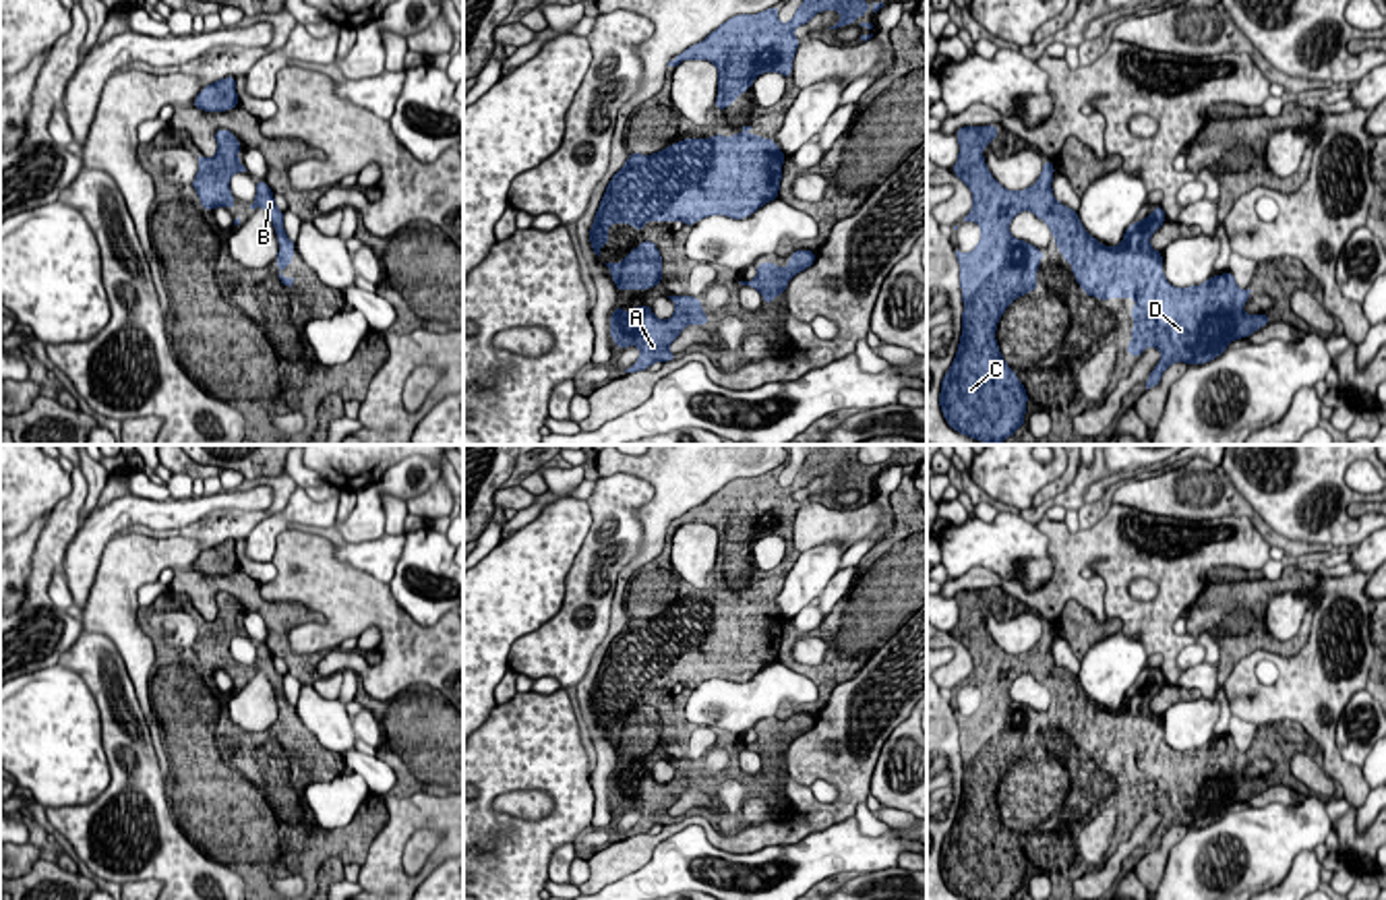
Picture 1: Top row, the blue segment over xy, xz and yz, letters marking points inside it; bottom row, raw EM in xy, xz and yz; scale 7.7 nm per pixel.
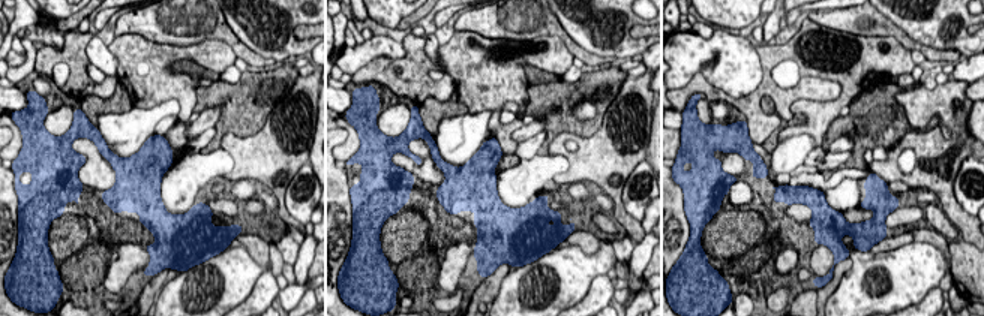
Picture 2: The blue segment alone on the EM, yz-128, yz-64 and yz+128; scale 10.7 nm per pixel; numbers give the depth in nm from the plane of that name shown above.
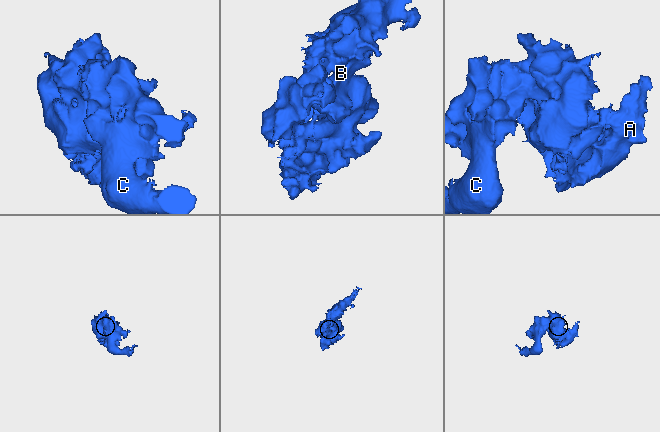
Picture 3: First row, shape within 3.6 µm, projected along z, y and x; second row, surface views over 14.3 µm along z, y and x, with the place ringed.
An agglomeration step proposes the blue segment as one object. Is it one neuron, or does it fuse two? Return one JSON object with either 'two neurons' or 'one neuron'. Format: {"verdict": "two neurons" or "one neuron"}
{"verdict": "one neuron"}

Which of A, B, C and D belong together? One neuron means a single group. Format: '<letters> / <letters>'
A B C D

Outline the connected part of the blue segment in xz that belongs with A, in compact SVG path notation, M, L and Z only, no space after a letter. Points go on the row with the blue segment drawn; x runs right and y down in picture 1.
M668 296L674 302L674 314L666 321L654 317L652 306L635 306L629 314L625 308L614 308L610 314L610 337L616 350L637 346L641 350L637 362L625 372L647 370L654 362L676 360L668 346L689 325L707 325L710 319L701 310L701 300L693 296Z

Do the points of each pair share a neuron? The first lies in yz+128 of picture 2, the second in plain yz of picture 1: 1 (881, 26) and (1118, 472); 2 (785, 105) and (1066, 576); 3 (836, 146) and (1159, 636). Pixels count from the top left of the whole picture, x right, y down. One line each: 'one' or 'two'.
1: two
2: one
3: two

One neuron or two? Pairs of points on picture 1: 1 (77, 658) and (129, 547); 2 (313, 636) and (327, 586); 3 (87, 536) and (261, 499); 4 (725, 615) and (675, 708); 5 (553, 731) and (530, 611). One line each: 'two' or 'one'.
1: two
2: one
3: one
4: one
5: two

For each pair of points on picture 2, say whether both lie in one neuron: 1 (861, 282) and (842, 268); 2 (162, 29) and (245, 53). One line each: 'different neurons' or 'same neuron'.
1: different neurons
2: same neuron

